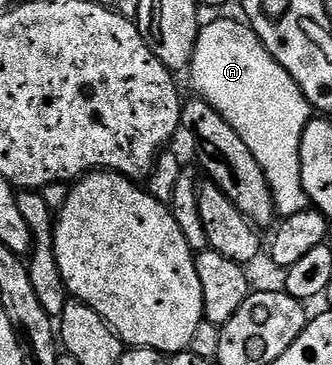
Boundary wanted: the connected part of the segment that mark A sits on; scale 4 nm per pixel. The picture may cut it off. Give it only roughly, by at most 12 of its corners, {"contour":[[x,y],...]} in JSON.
{"contour":[[245,21],[201,27],[188,67],[248,144],[282,218],[309,100]]}

